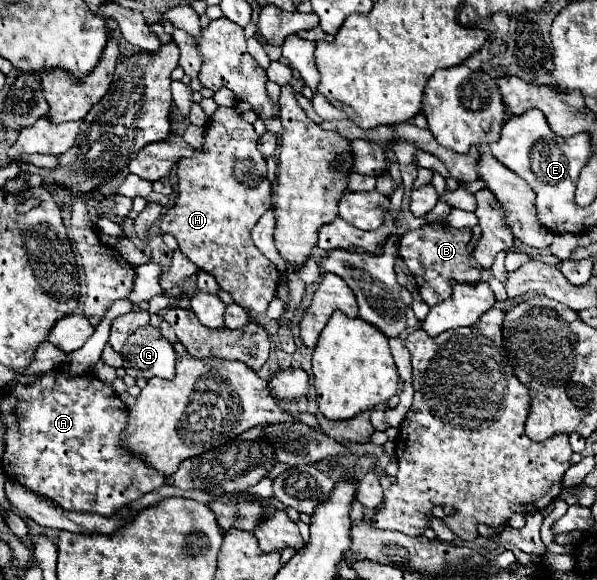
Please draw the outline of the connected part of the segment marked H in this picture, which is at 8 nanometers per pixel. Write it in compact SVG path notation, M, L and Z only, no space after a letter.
M220 106L206 126L204 150L194 152L190 158L178 162L178 198L176 204L162 218L162 232L176 236L180 250L204 272L212 274L222 290L232 294L234 302L252 312L266 312L278 288L276 266L252 244L250 232L258 218L272 206L272 188L268 180L266 160L258 152L258 134L252 124L238 118L234 108Z

